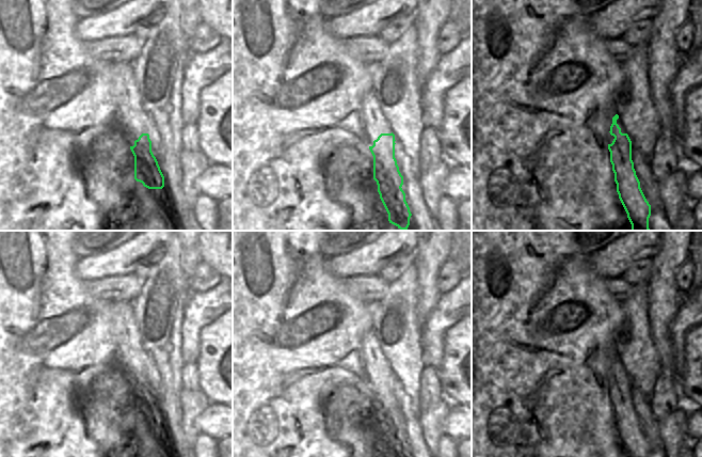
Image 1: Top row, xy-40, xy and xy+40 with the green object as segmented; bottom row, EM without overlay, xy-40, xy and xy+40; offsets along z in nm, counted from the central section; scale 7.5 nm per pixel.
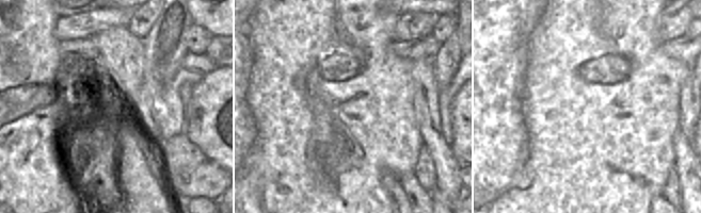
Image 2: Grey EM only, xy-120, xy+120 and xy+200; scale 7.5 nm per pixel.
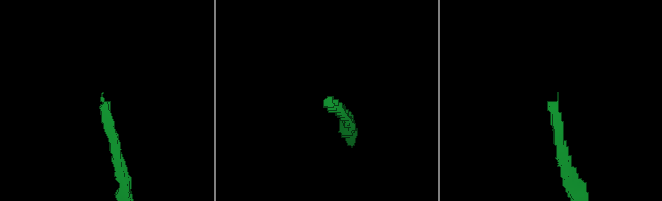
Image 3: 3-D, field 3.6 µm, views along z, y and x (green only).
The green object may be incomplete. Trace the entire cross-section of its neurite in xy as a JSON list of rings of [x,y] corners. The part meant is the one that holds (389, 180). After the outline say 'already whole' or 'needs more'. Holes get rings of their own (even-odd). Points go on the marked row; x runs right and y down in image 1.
[[[373,90],[363,98],[361,111],[367,143],[373,156],[373,179],[377,182],[380,199],[388,214],[388,221],[400,230],[408,230],[412,214],[401,188],[403,176],[395,158],[397,142]]]; needs more

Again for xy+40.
[[[616,114],[608,133],[608,149],[617,192],[632,224],[632,231],[650,231],[651,205],[647,201],[632,160],[632,141]]]; needs more

